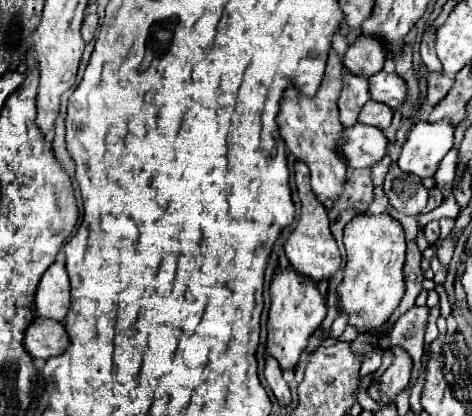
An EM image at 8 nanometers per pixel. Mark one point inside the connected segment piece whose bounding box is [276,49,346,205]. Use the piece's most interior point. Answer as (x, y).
(310, 126)

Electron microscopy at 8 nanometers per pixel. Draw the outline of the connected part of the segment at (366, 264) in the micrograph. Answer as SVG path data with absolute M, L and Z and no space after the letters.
M358 215L344 229L346 267L342 283L338 285L338 309L348 315L348 325L356 327L358 333L374 335L380 333L398 307L406 285L402 275L402 263L406 257L404 231L398 221L390 215Z

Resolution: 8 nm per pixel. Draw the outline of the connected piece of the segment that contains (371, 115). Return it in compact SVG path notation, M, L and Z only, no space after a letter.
M366 103L358 115L358 123L364 125L372 125L378 129L386 129L392 121L392 109L390 107L382 107L382 103Z

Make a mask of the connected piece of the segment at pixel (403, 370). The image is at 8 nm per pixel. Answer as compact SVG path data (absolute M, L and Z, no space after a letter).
M392 347L390 349L394 353L394 361L392 365L384 371L384 375L380 377L380 385L382 391L386 393L388 399L396 399L396 395L406 389L408 381L410 381L410 371L412 371L412 357L402 349L402 347Z

